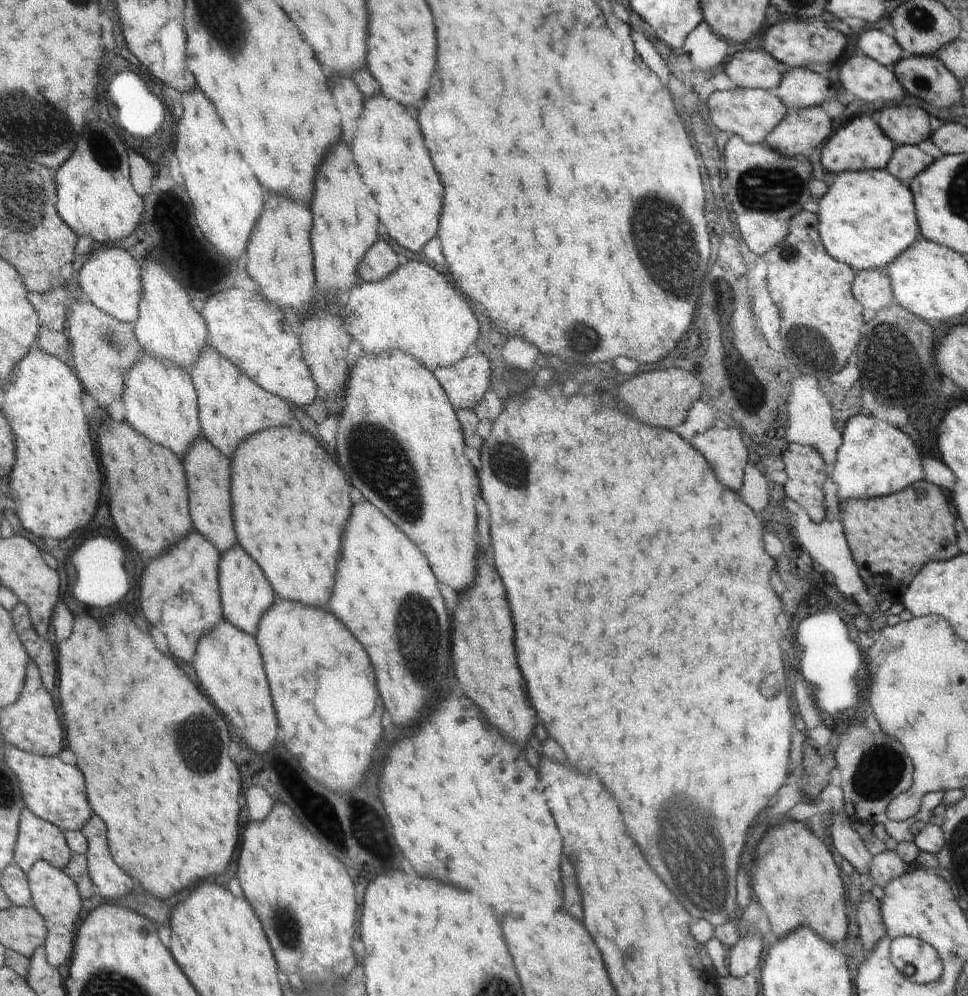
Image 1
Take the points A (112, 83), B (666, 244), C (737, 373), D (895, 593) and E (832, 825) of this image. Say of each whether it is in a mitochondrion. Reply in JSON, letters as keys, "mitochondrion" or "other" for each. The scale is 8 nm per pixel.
{"A":"other","B":"mitochondrion","C":"mitochondrion","D":"other","E":"other"}

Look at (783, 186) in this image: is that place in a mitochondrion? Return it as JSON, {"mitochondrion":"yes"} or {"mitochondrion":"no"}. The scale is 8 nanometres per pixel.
{"mitochondrion":"yes"}

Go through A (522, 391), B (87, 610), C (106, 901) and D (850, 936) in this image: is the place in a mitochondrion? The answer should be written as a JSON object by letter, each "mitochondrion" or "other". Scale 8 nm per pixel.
{"A":"other","B":"other","C":"other","D":"other"}

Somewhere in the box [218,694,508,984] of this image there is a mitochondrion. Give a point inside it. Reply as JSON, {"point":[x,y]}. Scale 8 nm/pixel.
{"point":[287,928]}

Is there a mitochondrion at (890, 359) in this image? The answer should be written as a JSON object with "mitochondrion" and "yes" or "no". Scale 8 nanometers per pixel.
{"mitochondrion":"yes"}

